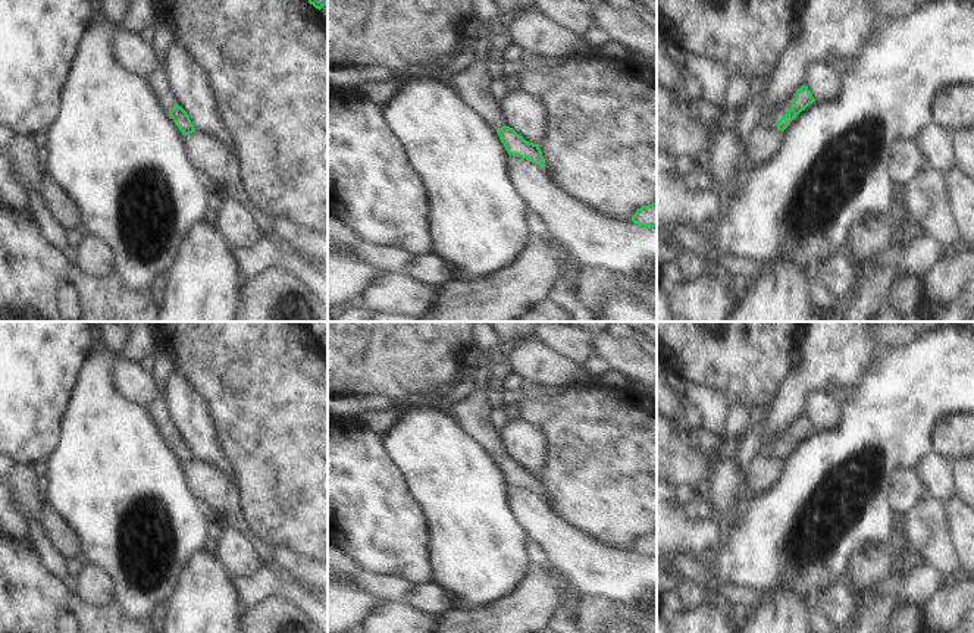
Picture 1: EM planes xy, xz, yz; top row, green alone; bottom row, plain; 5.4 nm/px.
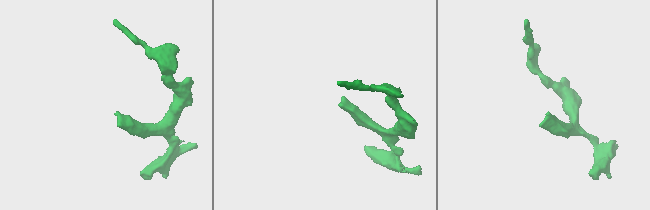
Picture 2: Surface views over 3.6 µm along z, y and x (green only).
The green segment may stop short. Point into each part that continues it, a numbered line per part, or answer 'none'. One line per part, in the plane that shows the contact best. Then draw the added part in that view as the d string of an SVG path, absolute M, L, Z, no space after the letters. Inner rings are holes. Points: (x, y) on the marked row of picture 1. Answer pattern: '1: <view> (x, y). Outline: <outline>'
1: yz (772, 119). Outline: M793 91L783 104L780 104L773 113L768 113L765 117L762 117L761 123L777 129L777 122L790 110L790 106L793 104L793 100L796 97L796 91Z

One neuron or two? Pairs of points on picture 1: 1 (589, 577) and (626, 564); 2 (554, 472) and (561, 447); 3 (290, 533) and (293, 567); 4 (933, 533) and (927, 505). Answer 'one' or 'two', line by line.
1: one
2: one
3: two
4: one

